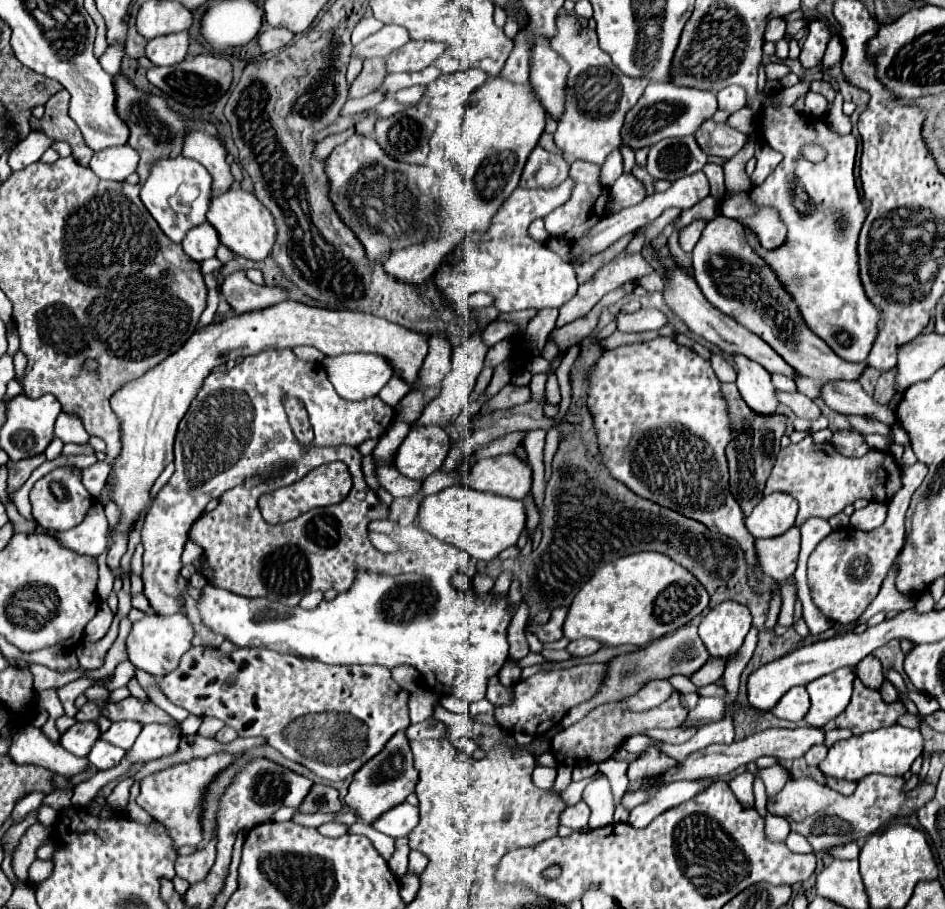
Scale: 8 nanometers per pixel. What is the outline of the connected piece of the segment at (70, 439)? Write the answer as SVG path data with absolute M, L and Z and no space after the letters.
M61 411L57 421L55 421L55 435L63 441L63 443L87 443L89 441L89 433L85 431L81 419L75 413L65 413Z

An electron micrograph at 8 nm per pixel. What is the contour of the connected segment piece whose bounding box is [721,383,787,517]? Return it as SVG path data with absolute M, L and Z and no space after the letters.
M721 383L721 393L727 401L729 419L731 419L731 427L733 427L733 437L725 449L727 463L729 463L729 487L733 491L735 501L739 503L741 511L747 517L763 497L765 481L767 481L767 477L773 469L773 461L777 459L777 453L781 449L779 441L785 435L787 415L773 413L773 417L761 417L761 413L753 413L749 409L749 405L745 405L735 383Z

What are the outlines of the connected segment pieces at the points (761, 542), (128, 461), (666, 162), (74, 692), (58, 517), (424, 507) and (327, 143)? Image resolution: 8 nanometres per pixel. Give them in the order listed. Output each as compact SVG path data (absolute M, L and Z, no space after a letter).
M791 527L787 533L771 539L755 539L757 563L763 575L781 583L795 573L799 557L799 529Z
M281 301L279 305L265 307L261 311L249 311L235 317L227 317L205 329L199 329L189 341L169 355L165 361L149 369L139 379L125 383L111 397L111 409L121 425L121 453L111 463L111 489L109 495L121 511L119 523L111 529L111 549L107 553L107 565L117 567L127 553L129 533L137 519L151 505L151 487L163 473L165 465L173 461L175 431L183 415L187 413L193 397L199 393L205 377L221 363L247 355L261 353L265 349L293 349L297 345L311 345L321 353L333 357L341 353L377 353L393 361L393 369L407 383L417 379L417 371L427 355L427 337L373 317L367 313L347 309L321 309L297 301Z
M693 135L663 139L649 149L647 173L653 179L677 181L691 175L707 163L707 155L701 151Z
M81 677L81 679L77 679L77 681L73 681L73 683L69 683L69 685L65 685L65 687L59 689L59 699L61 699L61 705L63 705L63 709L65 709L65 715L75 717L75 709L71 709L71 707L75 705L75 699L77 699L89 685L93 685L93 679Z
M57 467L51 473L47 473L45 477L41 477L31 493L29 493L31 505L33 505L33 515L37 519L37 523L41 527L51 527L57 531L67 531L75 525L79 525L83 521L83 517L87 515L89 507L93 505L93 497L87 493L87 489L81 483L81 469L79 467Z
M453 485L421 501L417 511L417 527L443 543L467 551L479 561L491 561L503 549L517 543L519 533L525 527L525 507L523 501Z
M351 127L351 129L347 129L341 133L335 133L335 135L327 135L319 145L317 145L317 149L315 149L315 157L317 159L323 159L323 157L327 157L339 143L343 143L345 139L349 138L349 135L353 135L355 133L355 128Z

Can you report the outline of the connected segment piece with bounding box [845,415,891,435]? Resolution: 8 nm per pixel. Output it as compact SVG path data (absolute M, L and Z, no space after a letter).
M845 415L845 417L851 423L851 427L857 433L863 433L863 435L869 435L869 433L887 435L891 431L891 427L885 427L881 421L873 421L873 419L867 419L867 417L857 417L857 415Z

